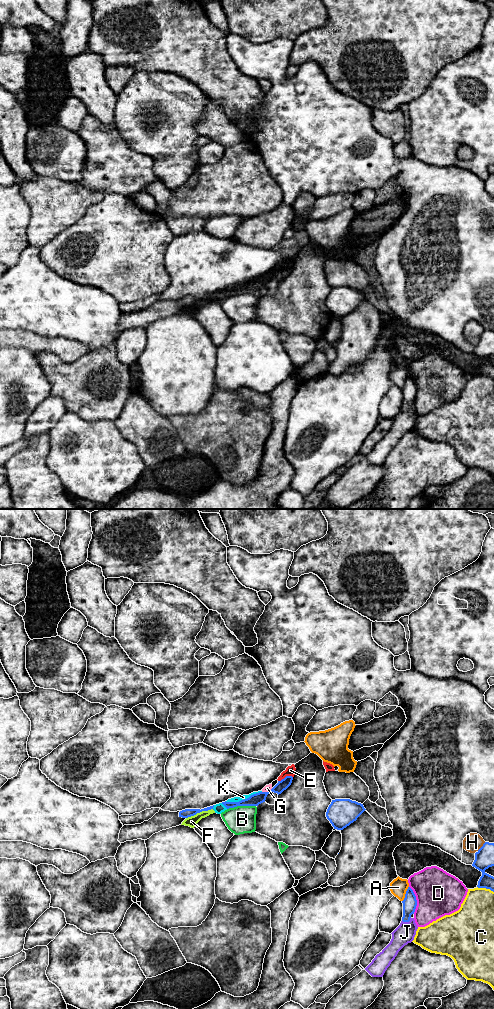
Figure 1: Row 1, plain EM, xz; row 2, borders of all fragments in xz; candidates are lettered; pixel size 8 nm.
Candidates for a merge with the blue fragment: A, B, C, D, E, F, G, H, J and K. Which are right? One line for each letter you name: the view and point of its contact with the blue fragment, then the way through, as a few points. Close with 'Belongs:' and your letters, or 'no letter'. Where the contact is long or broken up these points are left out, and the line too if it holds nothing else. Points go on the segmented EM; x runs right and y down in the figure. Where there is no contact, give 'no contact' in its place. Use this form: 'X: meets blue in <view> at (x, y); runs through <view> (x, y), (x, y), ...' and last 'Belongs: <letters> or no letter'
Belongs: no letter

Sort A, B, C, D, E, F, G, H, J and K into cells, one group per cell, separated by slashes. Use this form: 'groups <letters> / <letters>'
groups A / B / C / D / E F G K / H / J

